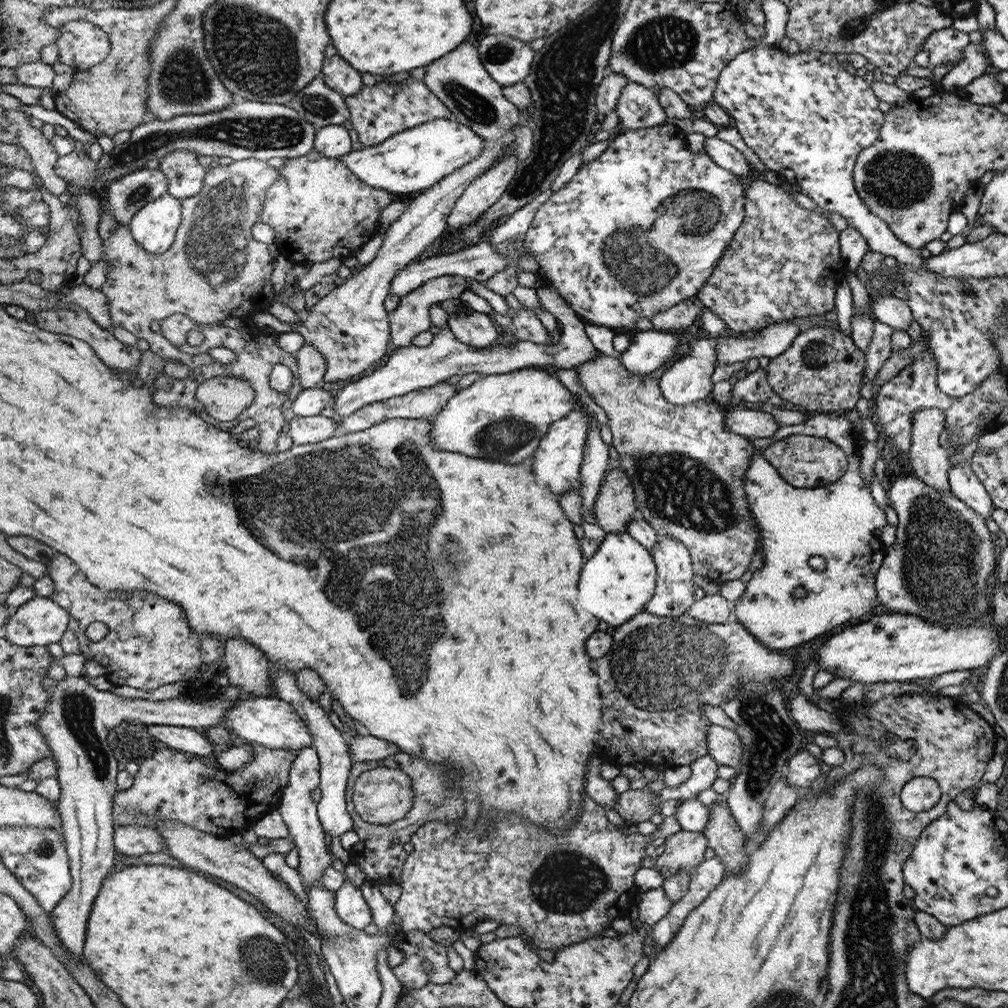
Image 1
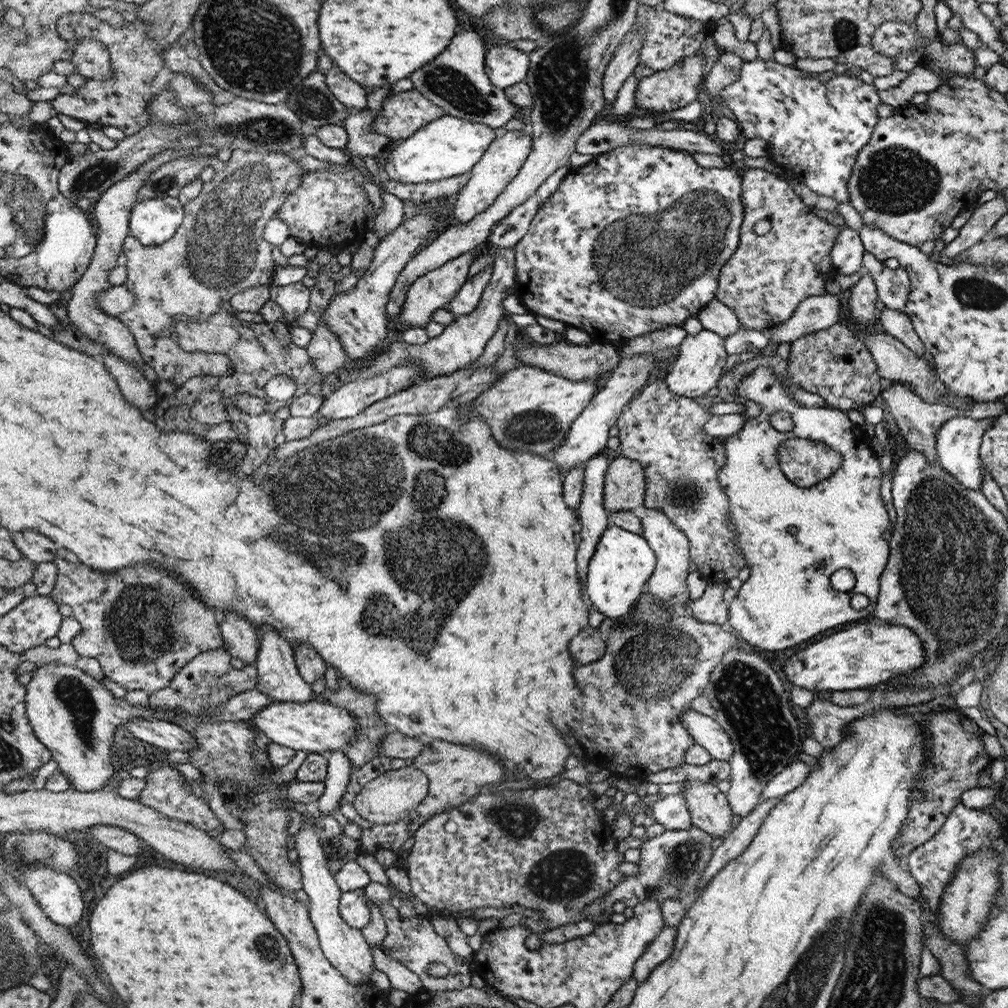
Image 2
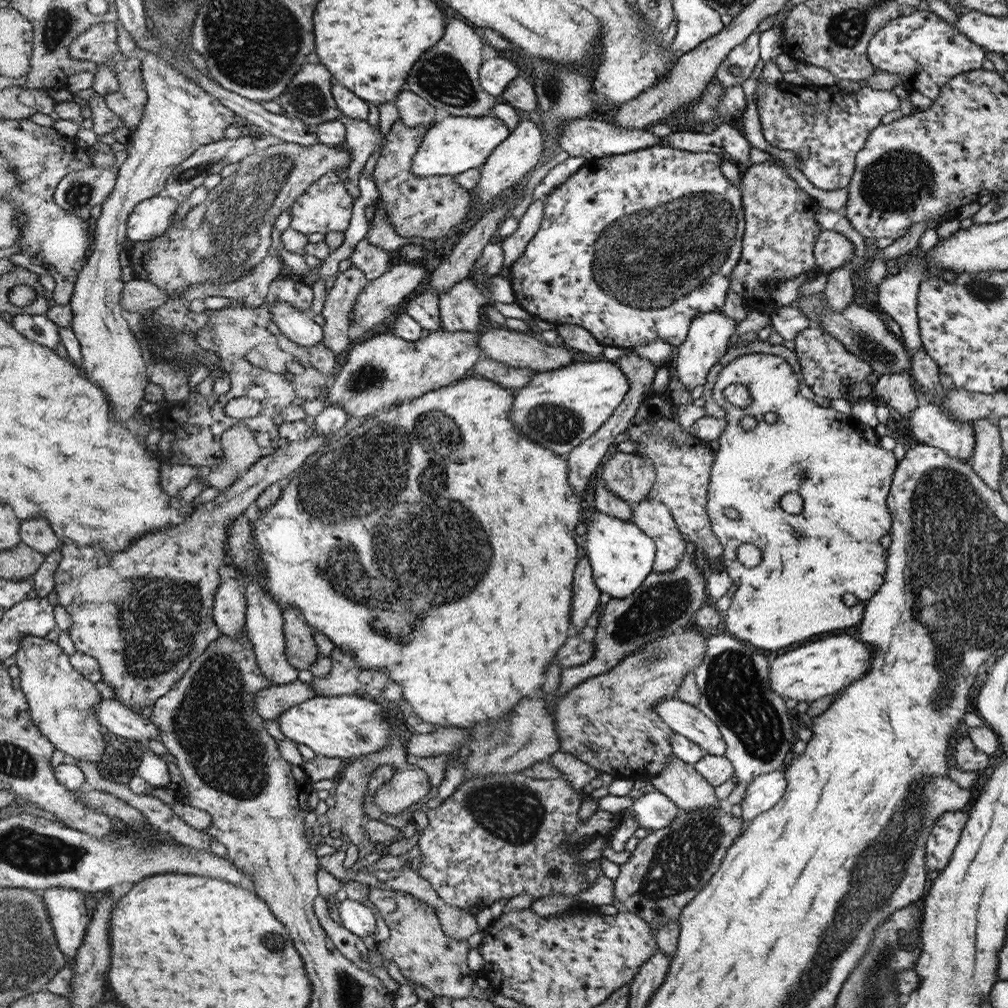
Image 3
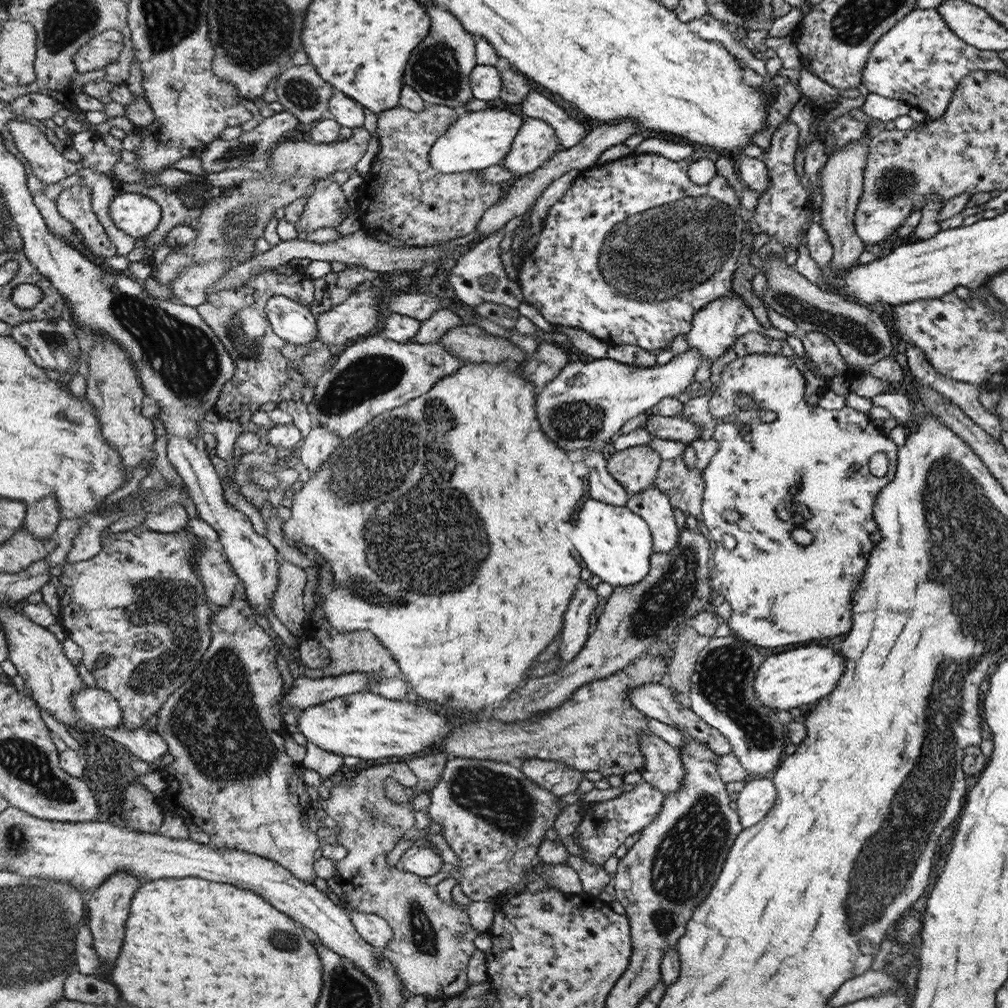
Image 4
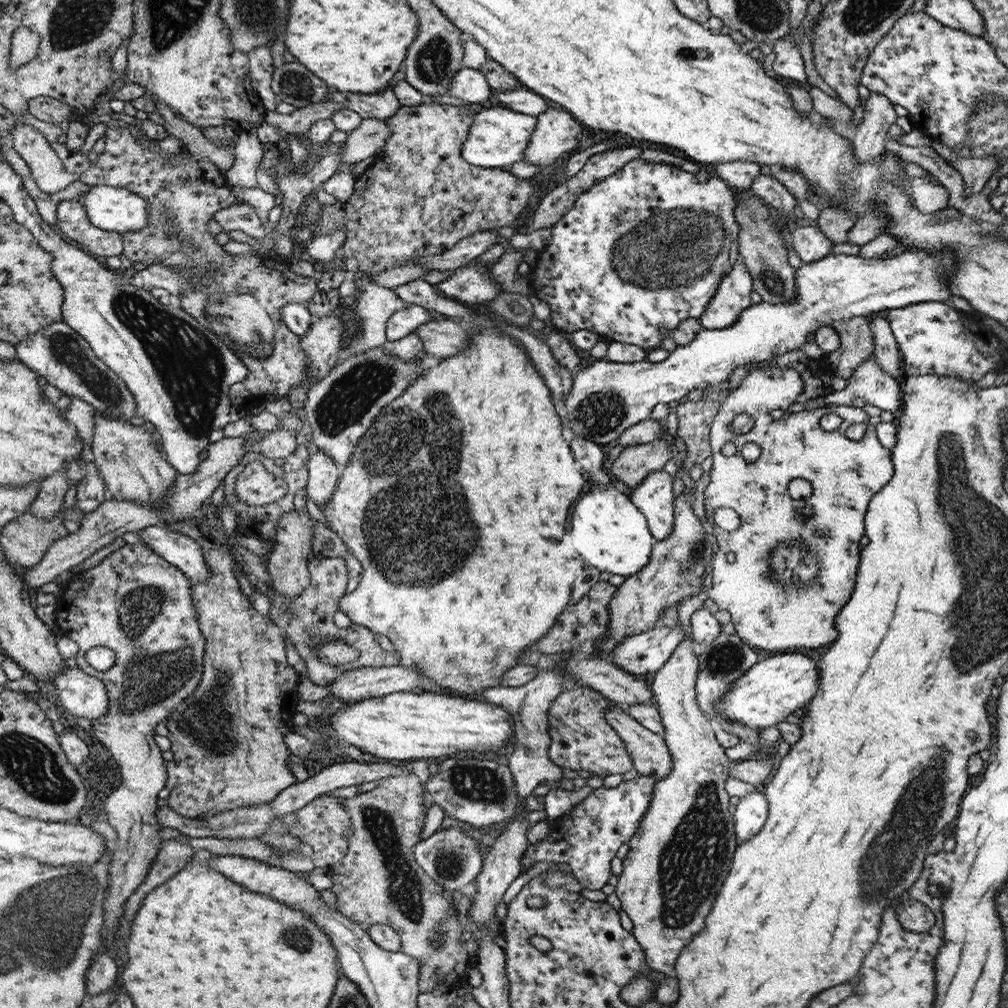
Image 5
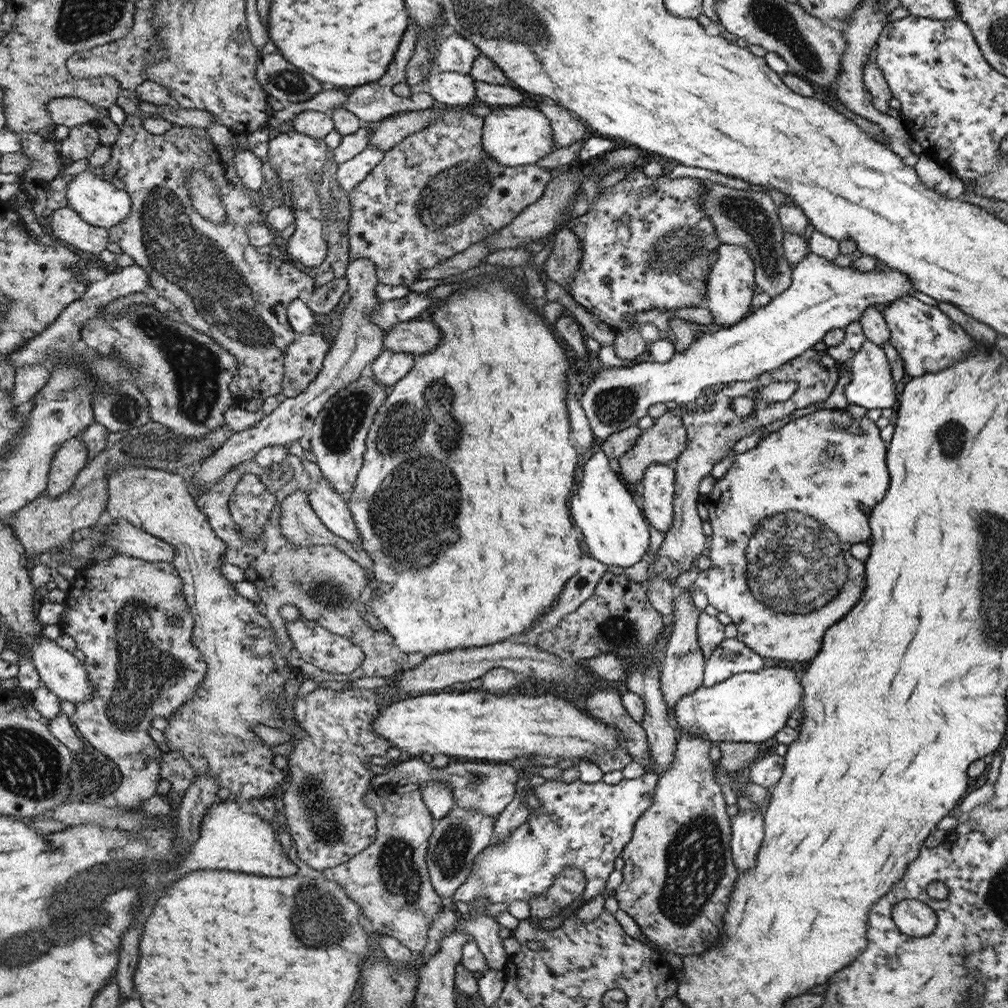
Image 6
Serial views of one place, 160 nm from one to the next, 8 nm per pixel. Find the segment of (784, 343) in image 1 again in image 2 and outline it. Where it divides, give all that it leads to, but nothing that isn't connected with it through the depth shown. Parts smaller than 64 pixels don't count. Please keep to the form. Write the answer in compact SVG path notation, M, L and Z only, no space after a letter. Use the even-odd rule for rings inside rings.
M826 292L805 298L792 317L768 330L769 341L772 340L778 345L783 342L791 343L801 336L838 324L842 321L840 300L844 296Z

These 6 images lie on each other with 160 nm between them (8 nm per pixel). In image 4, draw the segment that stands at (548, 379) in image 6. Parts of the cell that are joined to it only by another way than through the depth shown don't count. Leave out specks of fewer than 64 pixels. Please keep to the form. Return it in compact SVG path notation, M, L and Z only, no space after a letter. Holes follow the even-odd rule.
M516 361L466 362L453 375L436 382L425 395L376 415L354 436L342 439L334 455L318 469L318 473L307 474L304 487L294 496L289 496L292 517L281 528L291 546L294 546L293 542L298 542L315 548L322 556L318 556L319 562L326 560L330 566L335 580L335 589L330 596L338 596L340 602L330 602L327 595L321 598L321 606L331 626L343 633L370 630L392 653L417 696L432 702L438 711L446 714L474 714L490 704L504 704L508 701L508 694L513 697L513 690L524 678L525 672L537 664L536 658L564 628L568 602L580 582L582 566L578 568L578 552L574 550L568 532L572 528L572 514L576 512L572 508L578 506L584 496L584 482L578 476L572 476L576 462L568 458L566 450L550 442L540 430L536 390L534 384L519 373L519 367Z

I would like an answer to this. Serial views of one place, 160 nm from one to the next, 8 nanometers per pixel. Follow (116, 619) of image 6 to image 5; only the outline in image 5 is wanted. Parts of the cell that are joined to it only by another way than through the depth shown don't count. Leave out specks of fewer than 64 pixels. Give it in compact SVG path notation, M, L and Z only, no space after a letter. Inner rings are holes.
M141 541L132 544L119 542L114 546L114 552L104 557L98 565L80 572L68 581L54 605L54 624L60 628L62 635L71 638L79 646L76 656L77 667L86 674L99 678L108 691L108 716L92 721L91 734L94 734L94 738L111 753L123 776L121 785L105 800L104 808L108 813L107 822L115 830L118 838L118 847L113 852L113 860L109 866L109 888L105 898L104 934L110 934L104 940L112 944L112 932L118 926L118 918L122 916L122 906L144 882L150 862L160 852L163 842L158 835L162 828L156 814L162 803L158 798L158 792L166 786L168 766L162 758L163 750L154 742L154 730L158 722L172 715L177 706L201 684L207 642L198 621L199 613L194 603L191 581L184 572L177 571L173 563L166 562ZM94 647L106 647L114 651L114 666L106 672L86 665L85 654Z

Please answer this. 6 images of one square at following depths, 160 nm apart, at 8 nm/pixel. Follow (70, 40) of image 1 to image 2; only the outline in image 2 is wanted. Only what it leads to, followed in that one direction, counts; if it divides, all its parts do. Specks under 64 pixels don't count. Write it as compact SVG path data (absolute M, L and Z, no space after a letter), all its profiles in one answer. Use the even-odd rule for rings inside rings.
M80 39L72 42L74 52L69 60L79 74L94 80L113 78L109 49L96 39Z

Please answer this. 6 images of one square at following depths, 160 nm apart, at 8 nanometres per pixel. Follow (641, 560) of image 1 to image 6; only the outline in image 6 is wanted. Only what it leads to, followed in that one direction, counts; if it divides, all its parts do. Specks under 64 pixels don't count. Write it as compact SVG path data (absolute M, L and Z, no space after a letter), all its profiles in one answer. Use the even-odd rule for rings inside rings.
M602 450L595 451L582 468L578 490L574 491L574 522L582 530L588 552L607 567L628 568L647 558L650 542L645 514L636 506L632 494L610 470L608 458Z

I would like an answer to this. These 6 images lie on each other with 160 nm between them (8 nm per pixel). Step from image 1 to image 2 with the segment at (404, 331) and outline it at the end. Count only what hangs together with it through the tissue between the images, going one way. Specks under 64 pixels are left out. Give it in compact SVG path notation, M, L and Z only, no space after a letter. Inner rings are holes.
M474 250L464 253L460 257L453 258L452 261L446 262L445 265L439 266L437 269L426 273L424 277L418 278L409 288L405 304L401 309L400 322L411 327L416 325L419 327L426 327L431 321L433 312L438 309L445 308L447 304L456 296L460 287L469 278L469 268L476 257Z

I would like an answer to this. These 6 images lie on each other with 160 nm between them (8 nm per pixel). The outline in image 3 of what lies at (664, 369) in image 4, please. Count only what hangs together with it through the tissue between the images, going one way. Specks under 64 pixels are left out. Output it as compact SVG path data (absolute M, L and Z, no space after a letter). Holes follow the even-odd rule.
M600 358L593 362L573 362L558 370L538 372L526 386L515 389L513 408L509 410L509 418L520 431L532 442L540 444L554 454L570 453L582 442L589 440L597 430L613 416L613 413L625 400L629 393L629 378L616 362Z

